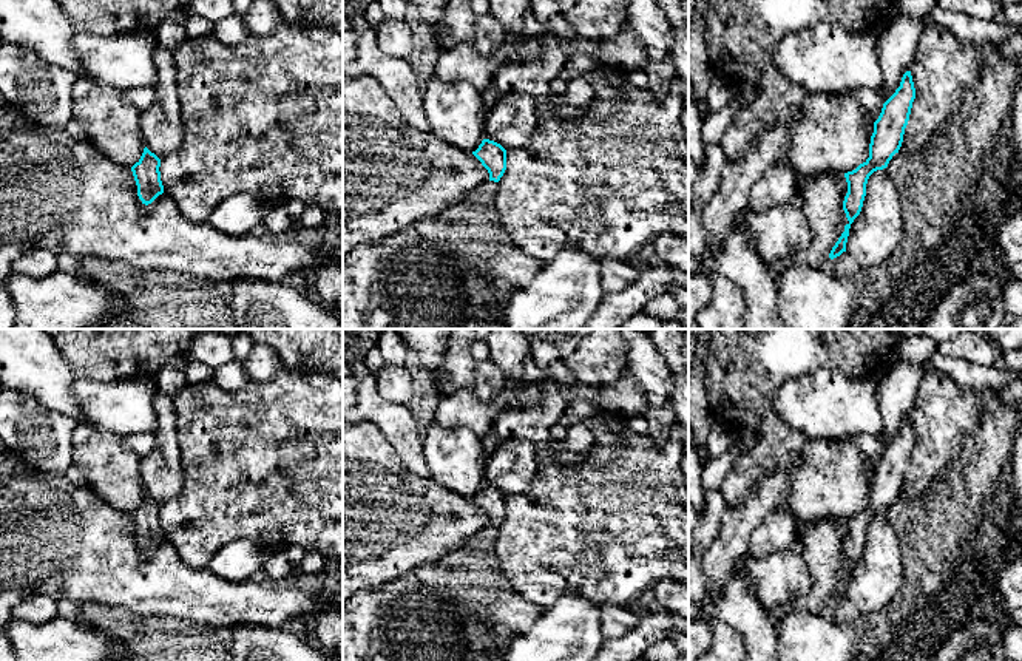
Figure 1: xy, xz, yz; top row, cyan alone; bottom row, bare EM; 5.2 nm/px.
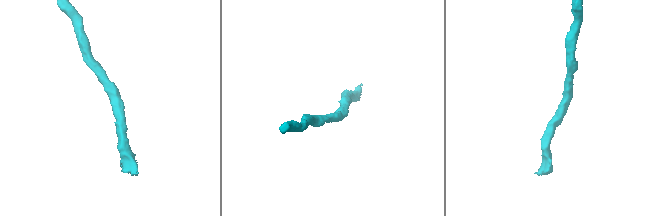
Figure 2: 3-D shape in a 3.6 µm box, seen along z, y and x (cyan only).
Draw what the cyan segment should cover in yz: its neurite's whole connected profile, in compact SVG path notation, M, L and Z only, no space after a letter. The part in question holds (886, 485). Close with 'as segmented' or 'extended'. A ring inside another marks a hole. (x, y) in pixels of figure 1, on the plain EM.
M906 417L902 423L900 432L883 449L882 459L874 468L869 503L855 516L844 519L848 539L843 547L843 556L849 568L844 571L844 578L832 593L829 599L831 605L846 598L849 575L861 558L869 522L877 516L886 514L892 502L898 499L914 445L915 434L912 422L911 417Z; as segmented

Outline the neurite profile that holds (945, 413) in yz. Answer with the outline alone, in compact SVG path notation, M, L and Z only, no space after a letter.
M928 368L919 383L911 422L915 434L900 499L914 502L934 485L946 465L962 453L963 440L980 428L983 397Z

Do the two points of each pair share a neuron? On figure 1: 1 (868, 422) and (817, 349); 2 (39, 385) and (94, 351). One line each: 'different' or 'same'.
1: different
2: different

